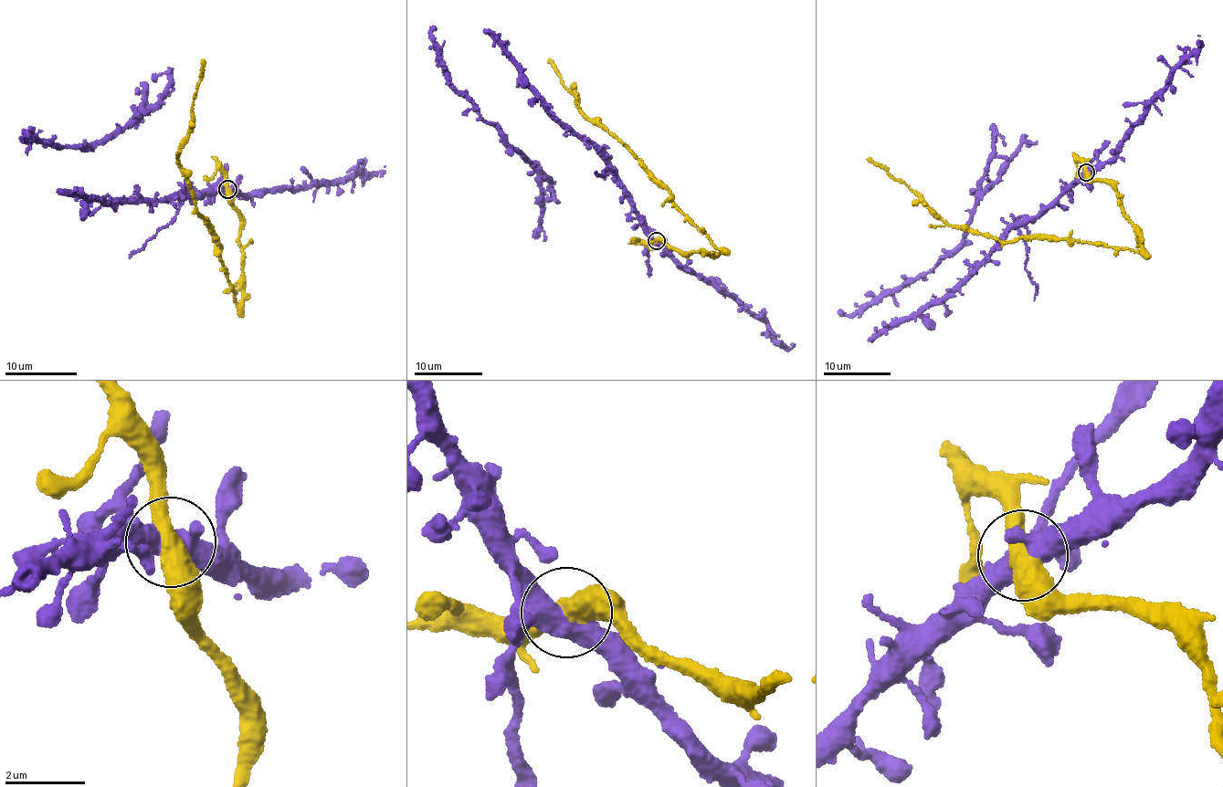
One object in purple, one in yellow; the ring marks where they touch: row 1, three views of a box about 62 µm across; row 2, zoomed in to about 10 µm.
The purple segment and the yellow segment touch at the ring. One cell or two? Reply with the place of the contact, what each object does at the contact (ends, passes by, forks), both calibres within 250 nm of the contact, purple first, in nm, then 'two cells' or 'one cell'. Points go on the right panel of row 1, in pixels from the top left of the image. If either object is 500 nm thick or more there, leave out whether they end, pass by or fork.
place (1086, 172); purple forks; yellow passes by; calibres 460 and 460 nm; two cells

